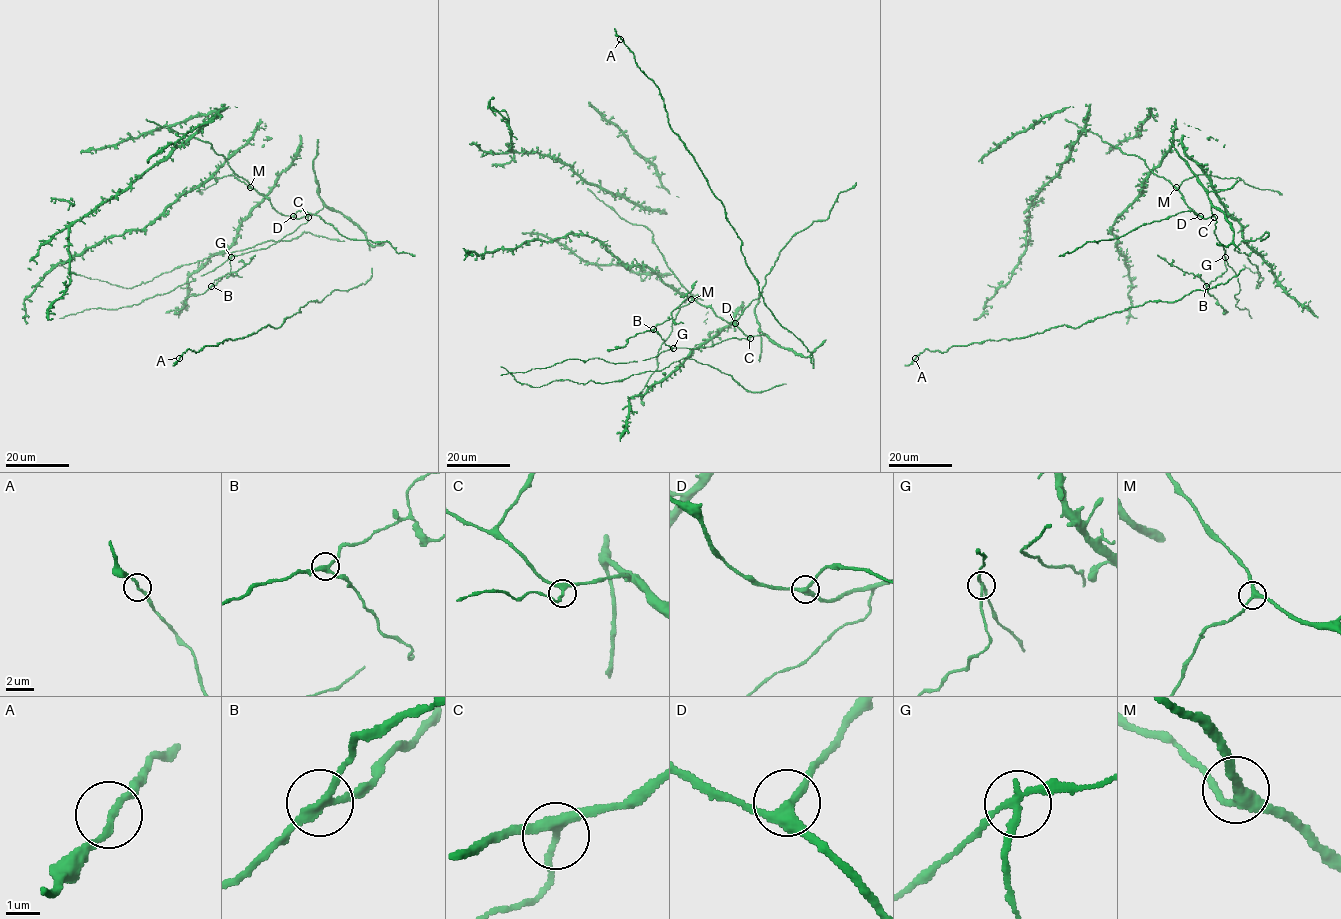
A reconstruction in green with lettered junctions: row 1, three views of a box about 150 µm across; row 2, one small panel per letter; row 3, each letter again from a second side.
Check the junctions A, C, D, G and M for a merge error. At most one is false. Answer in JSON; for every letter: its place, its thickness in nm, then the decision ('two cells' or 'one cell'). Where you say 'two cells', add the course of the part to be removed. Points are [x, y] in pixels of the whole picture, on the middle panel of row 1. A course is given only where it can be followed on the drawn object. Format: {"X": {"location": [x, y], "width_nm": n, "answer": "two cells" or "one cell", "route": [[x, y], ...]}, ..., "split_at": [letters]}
{"A": {"location": [620, 39], "width_nm": 190, "answer": "one cell"}, "C": {"location": [750, 338], "width_nm": 280, "answer": "one cell"}, "D": {"location": [735, 323], "width_nm": 320, "answer": "one cell"}, "G": {"location": [673, 348], "width_nm": 190, "answer": "two cells", "route": [[672, 348], [653, 330], [672, 317], [672, 312], [687, 298], [697, 280]]}, "M": {"location": [691, 299], "width_nm": 280, "answer": "one cell"}, "split_at": ["G"]}

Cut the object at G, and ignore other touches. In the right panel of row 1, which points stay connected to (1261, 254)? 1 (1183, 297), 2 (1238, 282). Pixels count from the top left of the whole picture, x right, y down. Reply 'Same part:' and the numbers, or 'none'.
Same part: 1, 2

